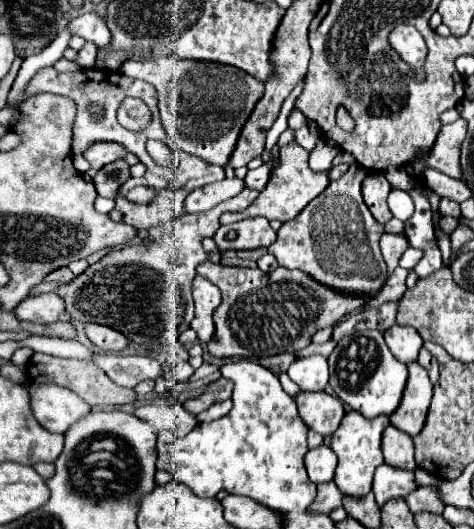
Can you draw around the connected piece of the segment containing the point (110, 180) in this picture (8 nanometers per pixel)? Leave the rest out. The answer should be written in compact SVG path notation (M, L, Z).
M115 161L115 163L109 163L107 167L99 169L97 175L93 177L95 179L95 189L101 197L109 197L109 199L115 199L119 187L131 177L129 173L129 165L125 161Z

